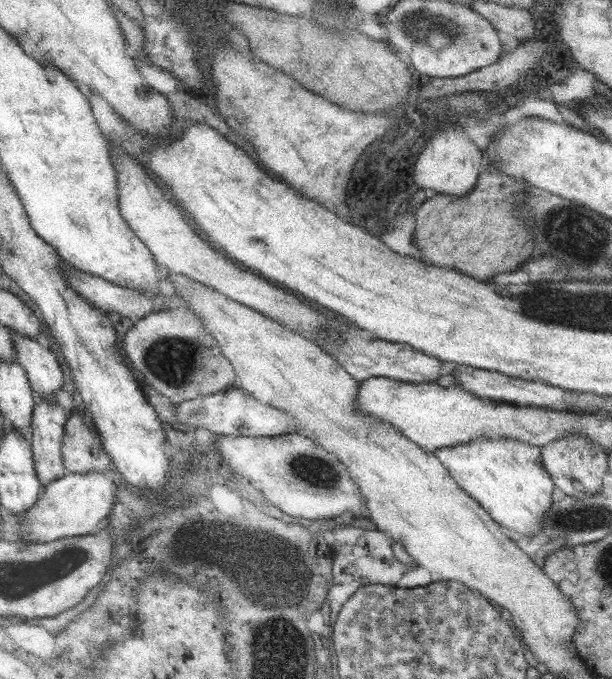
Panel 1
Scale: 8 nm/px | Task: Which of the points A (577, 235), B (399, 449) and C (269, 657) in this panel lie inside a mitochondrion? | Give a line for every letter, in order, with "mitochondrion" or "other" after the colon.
A: mitochondrion
B: other
C: mitochondrion

